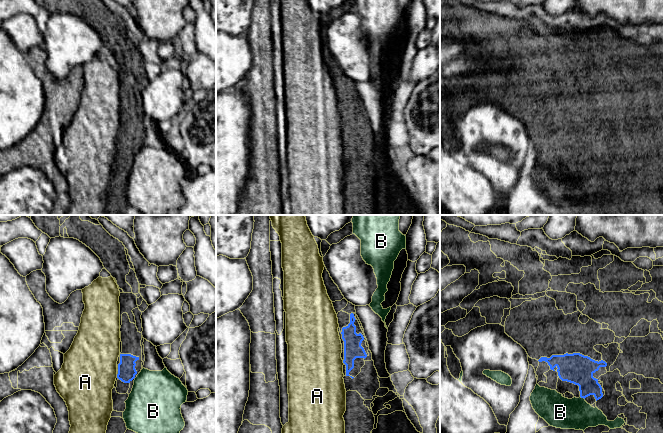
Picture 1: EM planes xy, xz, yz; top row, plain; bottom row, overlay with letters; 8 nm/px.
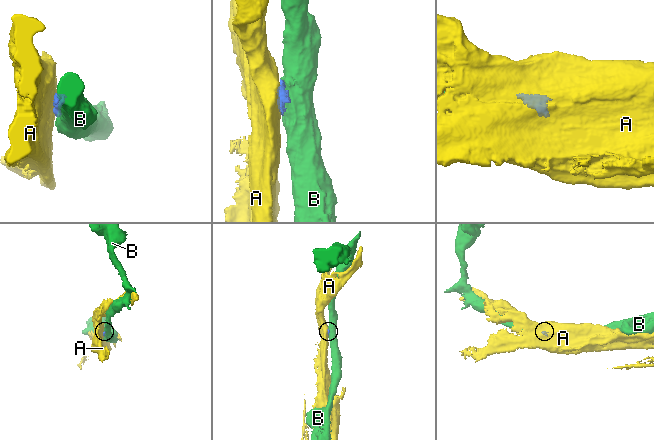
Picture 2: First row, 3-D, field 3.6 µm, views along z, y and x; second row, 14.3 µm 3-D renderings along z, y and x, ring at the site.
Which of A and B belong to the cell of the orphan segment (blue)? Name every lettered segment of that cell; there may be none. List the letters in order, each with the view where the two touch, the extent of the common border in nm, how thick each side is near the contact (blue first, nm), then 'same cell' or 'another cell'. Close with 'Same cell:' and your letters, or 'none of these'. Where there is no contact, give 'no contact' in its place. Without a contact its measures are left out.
A: xy | 30 nm | 140/440 nm | another cell
B: yz | 50 nm | 240/260 nm | another cell
Same cell: none of these

